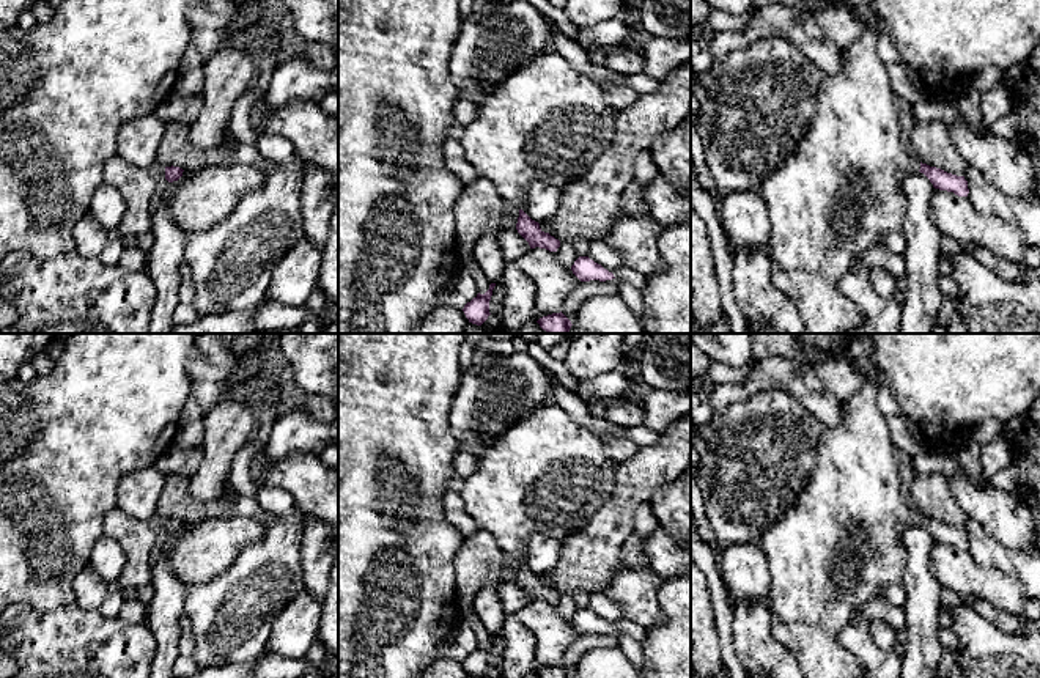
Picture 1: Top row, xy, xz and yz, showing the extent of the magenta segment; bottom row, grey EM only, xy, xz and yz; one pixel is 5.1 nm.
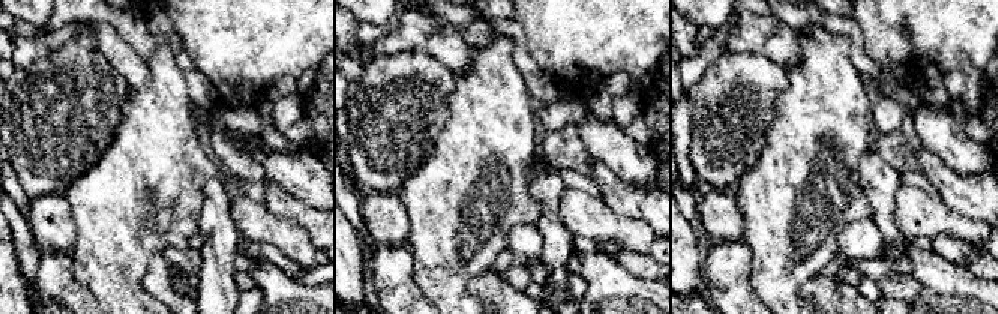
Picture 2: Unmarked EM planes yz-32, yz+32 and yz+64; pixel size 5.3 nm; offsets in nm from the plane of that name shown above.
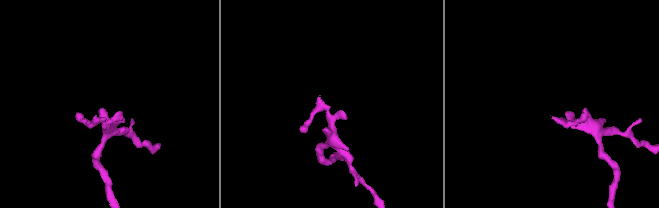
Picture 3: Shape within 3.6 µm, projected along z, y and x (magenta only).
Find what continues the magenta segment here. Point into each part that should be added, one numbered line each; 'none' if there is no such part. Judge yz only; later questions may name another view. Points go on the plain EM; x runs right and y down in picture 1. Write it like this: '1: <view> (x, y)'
1: yz (839, 545)

